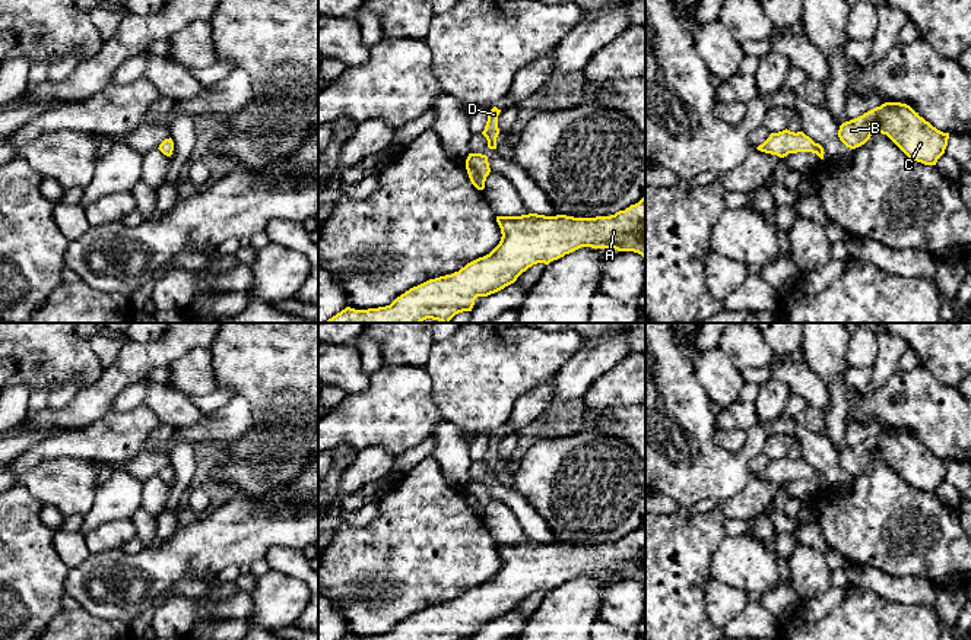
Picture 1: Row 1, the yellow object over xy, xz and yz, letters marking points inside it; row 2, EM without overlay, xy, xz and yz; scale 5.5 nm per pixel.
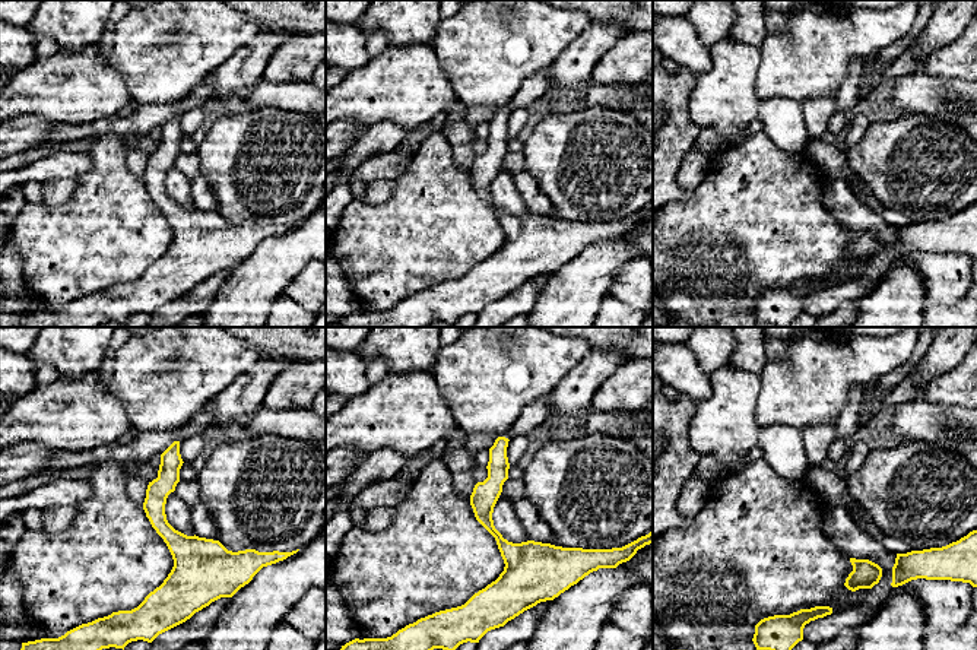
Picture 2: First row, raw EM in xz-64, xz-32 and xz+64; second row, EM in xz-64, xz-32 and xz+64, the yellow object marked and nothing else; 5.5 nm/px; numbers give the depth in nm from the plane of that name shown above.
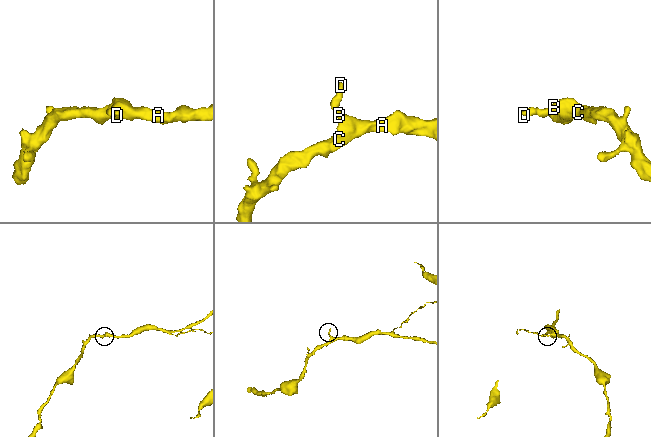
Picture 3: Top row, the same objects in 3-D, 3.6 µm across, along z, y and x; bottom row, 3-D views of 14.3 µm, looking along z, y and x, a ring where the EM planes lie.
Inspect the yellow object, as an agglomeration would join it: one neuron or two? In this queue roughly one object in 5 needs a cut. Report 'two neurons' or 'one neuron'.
one neuron

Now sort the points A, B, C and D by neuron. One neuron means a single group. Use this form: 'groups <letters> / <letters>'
groups A B C D

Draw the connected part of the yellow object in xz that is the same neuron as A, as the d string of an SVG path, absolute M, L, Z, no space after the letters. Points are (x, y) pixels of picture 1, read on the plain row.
M645 523L625 538L610 544L574 545L567 542L545 544L529 541L521 544L496 544L501 555L499 571L486 583L479 584L458 599L429 606L397 624L390 633L355 637L346 634L340 640L463 640L472 639L477 624L488 624L514 611L529 595L549 592L581 574L615 576L634 579L645 587Z

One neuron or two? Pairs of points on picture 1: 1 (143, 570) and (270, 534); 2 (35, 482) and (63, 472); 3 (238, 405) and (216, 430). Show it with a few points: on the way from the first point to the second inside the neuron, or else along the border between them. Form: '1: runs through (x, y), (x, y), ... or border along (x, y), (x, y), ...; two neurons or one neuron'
1: runs through (175, 558), (224, 536), (238, 534); one neuron
2: runs through (43, 482), (53, 482), (56, 480); one neuron
3: runs through (235, 411), (222, 424); one neuron

